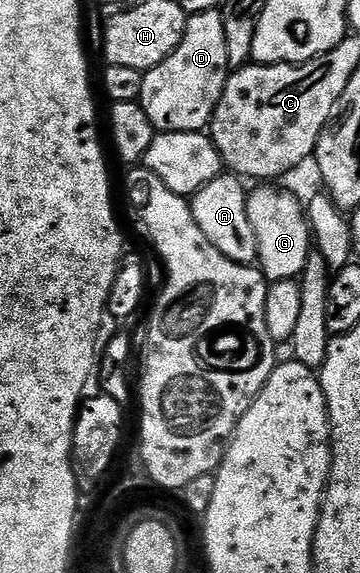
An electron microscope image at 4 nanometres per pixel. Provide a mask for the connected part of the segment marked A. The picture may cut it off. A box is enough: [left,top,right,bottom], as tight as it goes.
[191,173,257,265]

